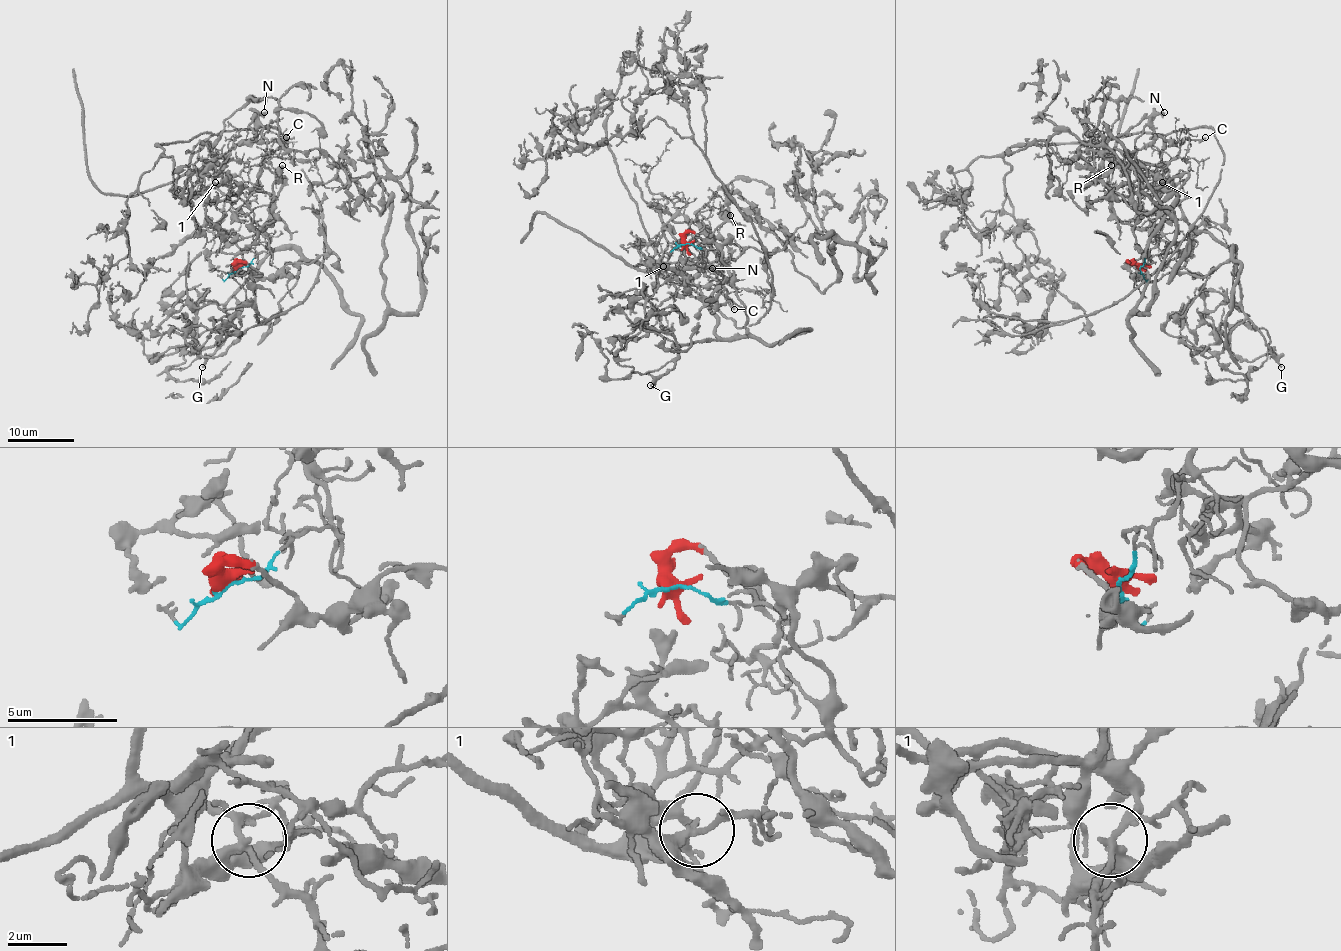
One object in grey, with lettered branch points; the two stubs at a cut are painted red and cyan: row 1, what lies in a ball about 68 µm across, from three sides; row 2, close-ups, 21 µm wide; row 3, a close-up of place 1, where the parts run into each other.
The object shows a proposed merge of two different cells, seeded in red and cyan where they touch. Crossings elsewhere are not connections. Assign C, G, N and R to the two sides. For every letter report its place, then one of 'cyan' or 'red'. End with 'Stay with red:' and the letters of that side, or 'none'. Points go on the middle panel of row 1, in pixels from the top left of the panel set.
C: at (734, 309); cyan
G: at (650, 385); red
N: at (712, 268); red
R: at (730, 215); red
Stay with red: G, N, R

